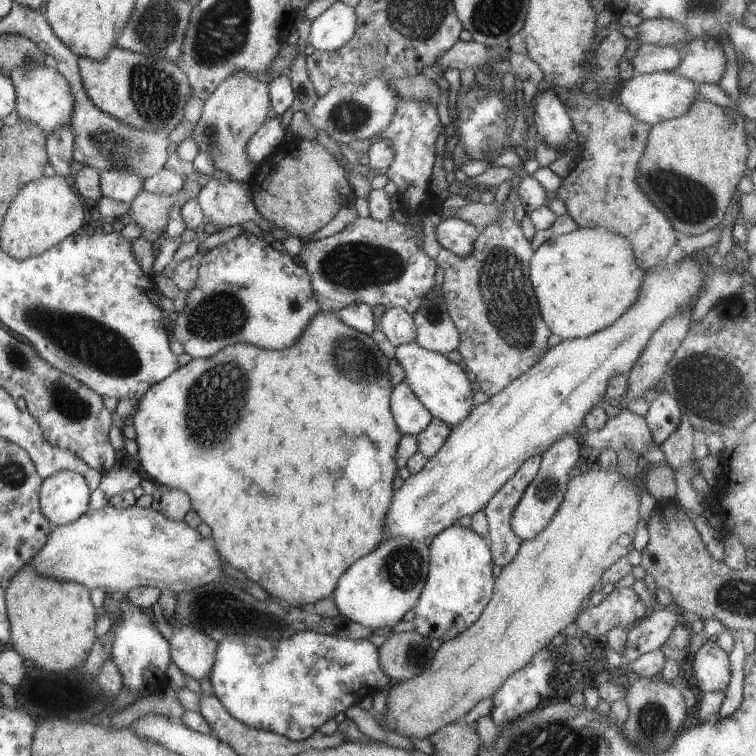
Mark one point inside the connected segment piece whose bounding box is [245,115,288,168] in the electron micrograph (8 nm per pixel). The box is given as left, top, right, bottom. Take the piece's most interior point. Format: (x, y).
(271, 135)

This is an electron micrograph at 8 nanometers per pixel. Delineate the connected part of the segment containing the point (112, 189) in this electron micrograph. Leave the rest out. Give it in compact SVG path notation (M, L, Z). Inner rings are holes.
M103 169L100 172L100 191L119 202L130 203L142 190L144 178L129 169Z

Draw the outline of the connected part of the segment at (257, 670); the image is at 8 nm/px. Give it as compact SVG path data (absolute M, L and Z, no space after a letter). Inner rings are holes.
M301 631L282 639L224 636L217 645L209 680L216 699L241 724L302 741L338 712L392 683L380 669L378 648L369 639L340 639Z

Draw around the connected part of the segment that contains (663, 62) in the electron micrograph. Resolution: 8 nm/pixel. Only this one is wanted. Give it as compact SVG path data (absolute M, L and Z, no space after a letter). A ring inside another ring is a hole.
M639 44L635 55L628 60L636 74L652 72L669 72L673 70L684 57L684 53L677 51L673 45Z

